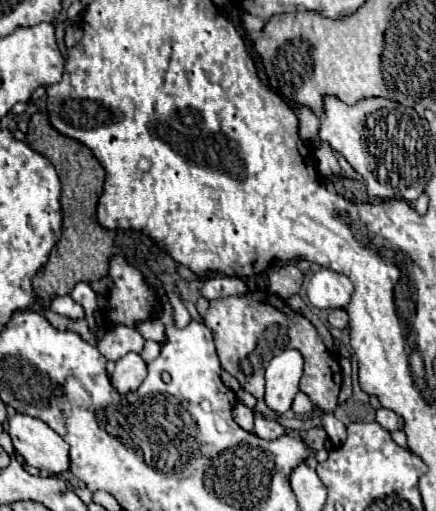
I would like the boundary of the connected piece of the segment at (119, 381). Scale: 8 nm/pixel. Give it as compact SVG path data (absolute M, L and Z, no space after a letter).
M127 353L125 357L121 357L117 361L111 383L119 393L131 393L131 391L137 391L137 387L145 379L145 375L147 375L145 373L145 361L141 359L141 355Z

